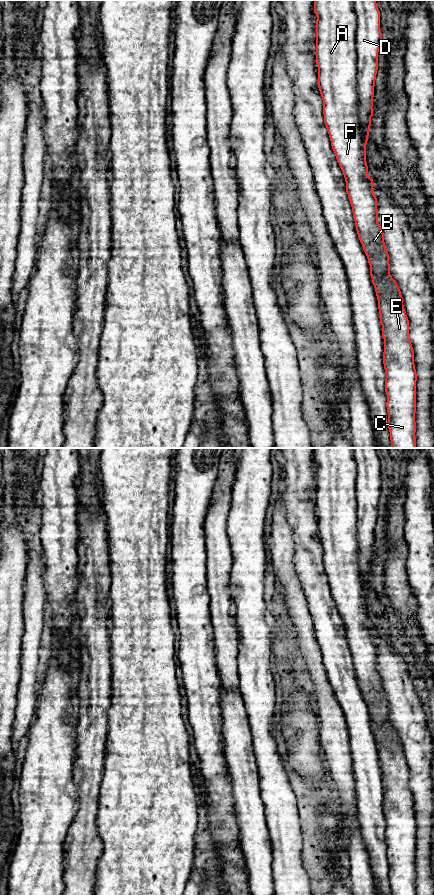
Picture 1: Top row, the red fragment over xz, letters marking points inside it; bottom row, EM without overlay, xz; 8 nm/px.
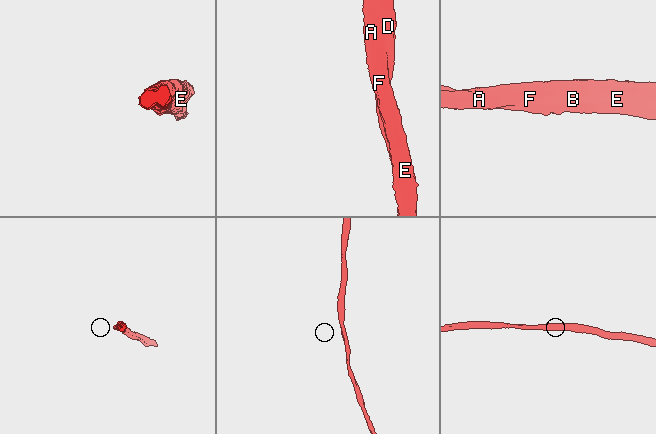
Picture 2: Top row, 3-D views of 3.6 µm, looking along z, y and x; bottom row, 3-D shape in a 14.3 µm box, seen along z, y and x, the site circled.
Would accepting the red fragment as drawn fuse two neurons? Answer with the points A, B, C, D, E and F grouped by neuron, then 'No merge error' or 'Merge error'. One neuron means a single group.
Groups: A B C E F / D. Merge error

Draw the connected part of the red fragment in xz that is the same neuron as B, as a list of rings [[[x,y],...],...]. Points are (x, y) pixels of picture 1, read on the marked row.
[[[314,0],[314,13],[317,16],[315,55],[318,66],[318,88],[323,100],[324,123],[345,178],[356,231],[370,265],[370,275],[378,299],[384,339],[383,364],[386,374],[386,407],[391,448],[416,448],[417,374],[414,350],[409,339],[409,320],[404,309],[401,291],[390,275],[389,254],[384,242],[384,233],[378,223],[377,198],[374,194],[373,179],[368,176],[358,118],[356,15],[352,0]]]

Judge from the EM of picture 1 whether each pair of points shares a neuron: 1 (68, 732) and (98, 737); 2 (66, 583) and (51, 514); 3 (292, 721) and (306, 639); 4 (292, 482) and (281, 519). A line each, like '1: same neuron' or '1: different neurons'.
1: different neurons
2: same neuron
3: different neurons
4: different neurons

